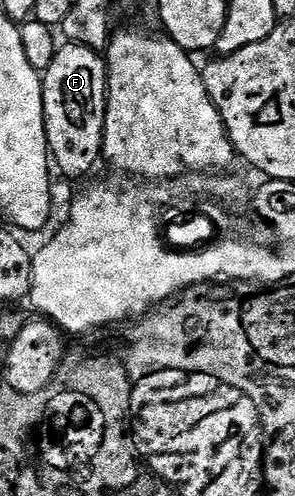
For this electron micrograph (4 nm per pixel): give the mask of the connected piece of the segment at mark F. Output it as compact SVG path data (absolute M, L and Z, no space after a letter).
M65 44L58 49L53 63L43 71L43 108L45 131L51 162L69 178L81 178L103 158L101 145L105 131L107 62L98 51L86 46Z

